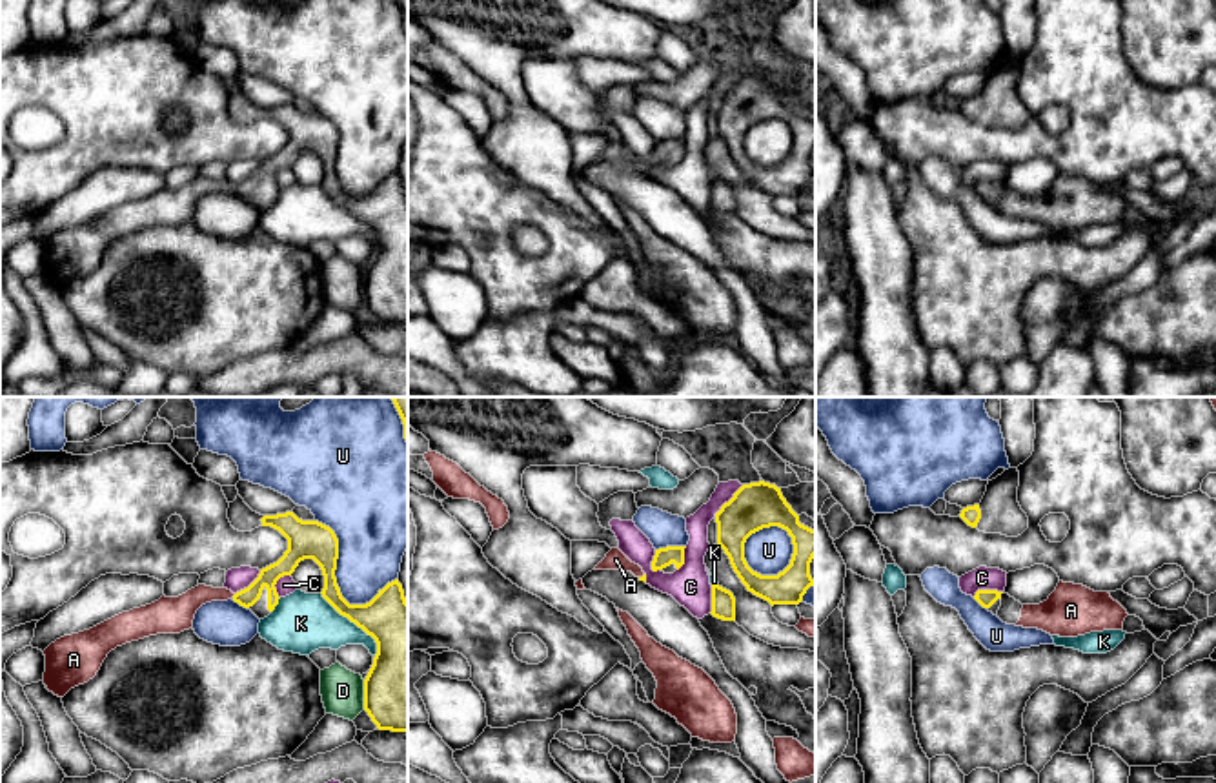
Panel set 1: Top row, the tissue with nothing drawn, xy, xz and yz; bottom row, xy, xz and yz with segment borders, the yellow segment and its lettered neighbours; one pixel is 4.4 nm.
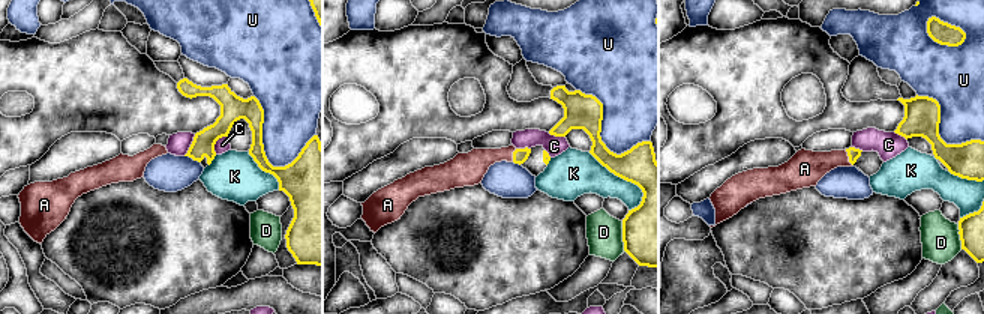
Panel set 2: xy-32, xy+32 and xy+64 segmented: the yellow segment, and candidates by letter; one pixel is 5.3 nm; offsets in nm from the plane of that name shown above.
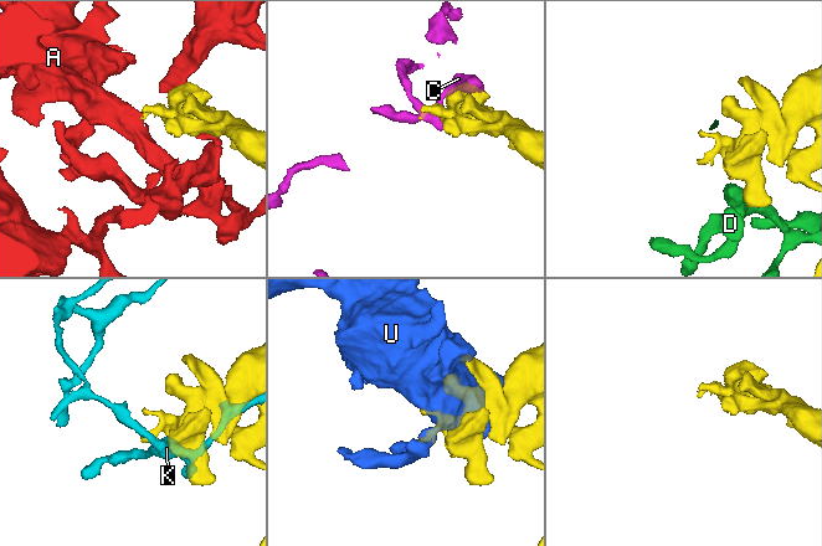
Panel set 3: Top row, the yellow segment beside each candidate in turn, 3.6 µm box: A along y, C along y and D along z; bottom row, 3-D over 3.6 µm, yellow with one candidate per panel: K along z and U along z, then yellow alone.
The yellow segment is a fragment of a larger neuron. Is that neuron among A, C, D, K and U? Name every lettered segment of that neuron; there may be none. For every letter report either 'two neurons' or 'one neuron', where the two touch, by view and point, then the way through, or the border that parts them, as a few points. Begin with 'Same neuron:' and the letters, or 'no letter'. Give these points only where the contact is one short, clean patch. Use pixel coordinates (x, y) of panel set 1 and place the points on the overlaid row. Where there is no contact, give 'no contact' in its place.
Same neuron: A
A: one neuron | xy (233, 596) | across xy (268, 576), (248, 596), (233, 596), (201, 594), (181, 610)
C: two neurons | xz (729, 501)
D: two neurons | xy (364, 694)
K: two neurons | xy (355, 623)
U: two neurons | xy (335, 581)

